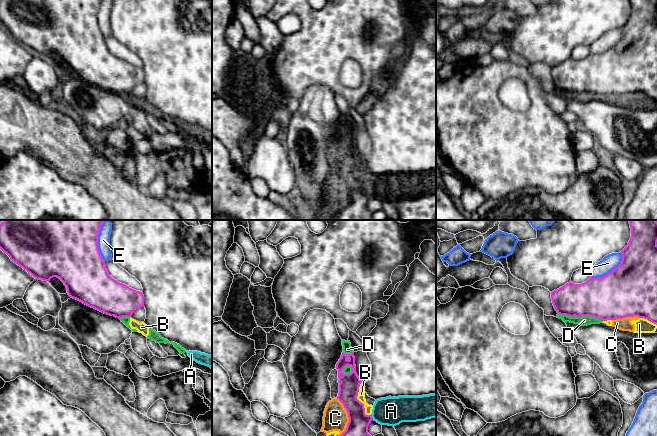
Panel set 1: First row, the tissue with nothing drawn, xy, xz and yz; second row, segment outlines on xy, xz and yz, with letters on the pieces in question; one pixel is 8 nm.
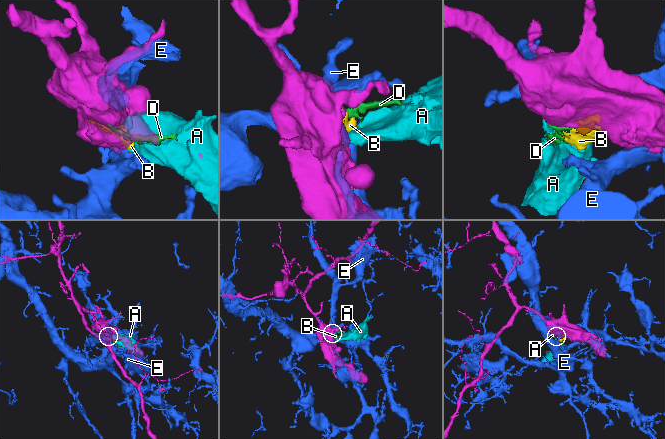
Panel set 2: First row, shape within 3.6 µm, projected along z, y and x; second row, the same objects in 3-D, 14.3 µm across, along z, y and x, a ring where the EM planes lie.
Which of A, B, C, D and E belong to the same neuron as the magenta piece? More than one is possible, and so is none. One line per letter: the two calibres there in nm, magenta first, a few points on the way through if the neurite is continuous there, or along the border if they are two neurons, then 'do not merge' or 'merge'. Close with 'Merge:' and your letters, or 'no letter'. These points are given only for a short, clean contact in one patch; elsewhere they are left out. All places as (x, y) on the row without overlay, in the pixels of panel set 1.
A: calibres 280 and 240 nm; border xz (371, 190), (373, 195); do not merge
B: calibres 180 and 60 nm; do not merge
C: calibres 280 and 200 nm; do not merge
D: calibres 340 and 80 nm; border yz (558, 89), (570, 92), (594, 92), (603, 96); do not merge
E: calibres 420 and 120 nm; do not merge
Merge: no letter

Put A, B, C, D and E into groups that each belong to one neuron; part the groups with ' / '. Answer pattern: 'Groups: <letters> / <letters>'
Groups: A B C D / E

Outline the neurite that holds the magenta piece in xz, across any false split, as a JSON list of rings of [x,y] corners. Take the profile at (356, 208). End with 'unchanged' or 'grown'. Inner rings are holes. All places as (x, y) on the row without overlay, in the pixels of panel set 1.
[[[354,127],[351,130],[342,128],[336,145],[339,155],[337,175],[346,185],[349,198],[346,206],[331,220],[373,220],[372,212],[368,209],[368,202],[373,196],[372,190],[366,191],[364,180],[357,175],[362,157],[356,149]]] | unchanged

